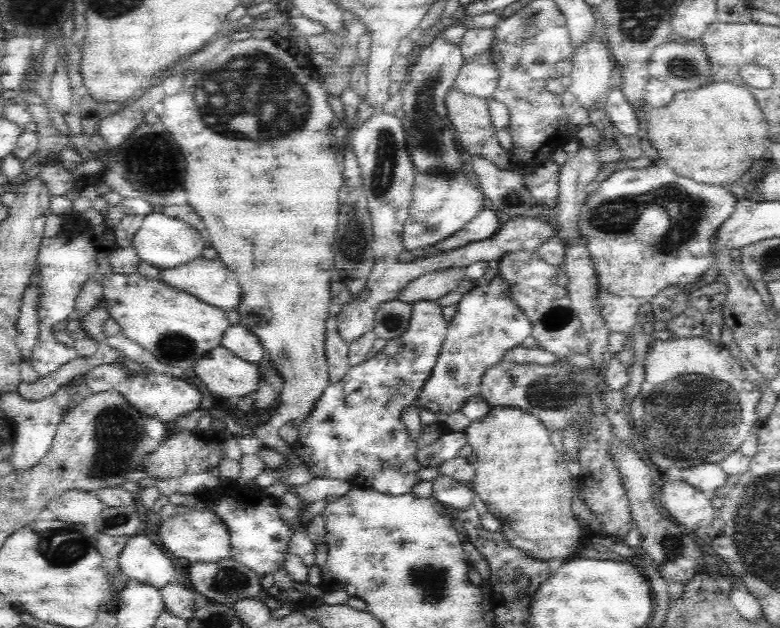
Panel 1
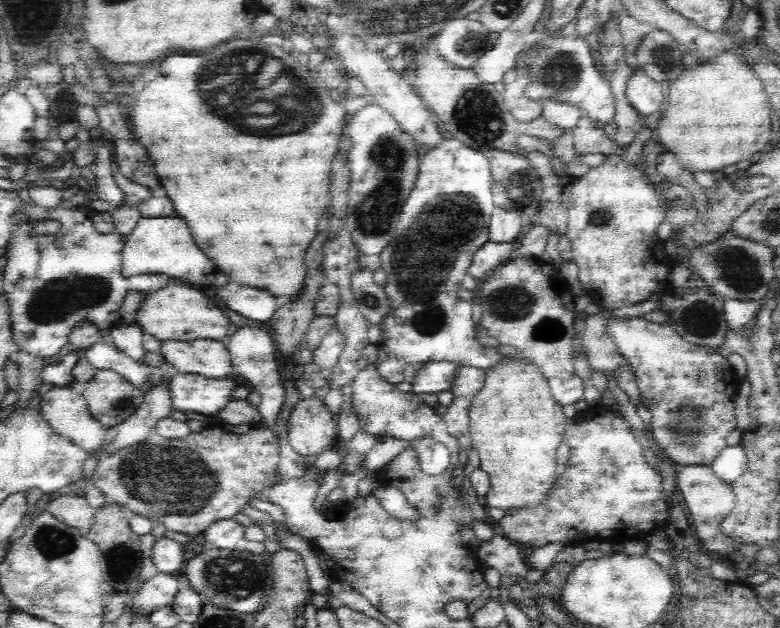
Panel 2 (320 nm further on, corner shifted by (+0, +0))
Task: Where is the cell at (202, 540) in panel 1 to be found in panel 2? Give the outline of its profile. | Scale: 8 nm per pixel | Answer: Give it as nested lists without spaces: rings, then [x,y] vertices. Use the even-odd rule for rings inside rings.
[[[234,518],[215,520],[203,533],[207,545],[220,550],[238,550],[244,540],[244,526]]]

